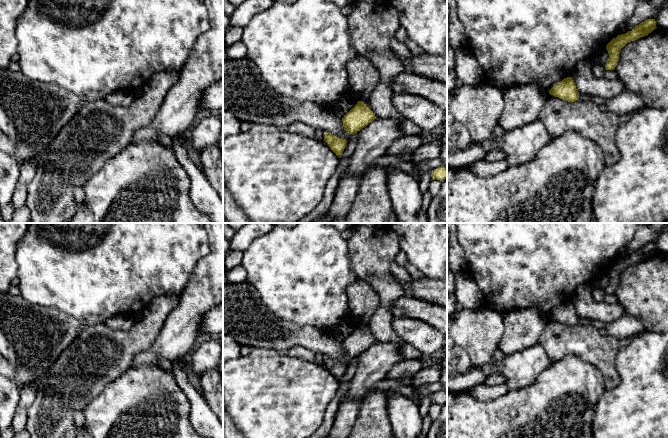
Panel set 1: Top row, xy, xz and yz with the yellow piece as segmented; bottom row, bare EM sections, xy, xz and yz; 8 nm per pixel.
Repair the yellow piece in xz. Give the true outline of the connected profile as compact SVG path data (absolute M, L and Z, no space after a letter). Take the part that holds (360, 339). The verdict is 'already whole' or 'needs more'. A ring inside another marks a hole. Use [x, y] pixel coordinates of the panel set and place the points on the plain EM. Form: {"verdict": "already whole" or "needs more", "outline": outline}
{"verdict": "already whole", "outline": "M358 325L357 328L344 339L342 345L344 354L354 359L374 343L376 343L376 340L371 333L369 333L363 325Z"}

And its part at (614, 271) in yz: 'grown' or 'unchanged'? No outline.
unchanged

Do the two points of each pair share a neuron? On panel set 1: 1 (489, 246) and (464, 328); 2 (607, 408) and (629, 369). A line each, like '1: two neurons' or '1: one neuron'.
1: two neurons
2: one neuron

